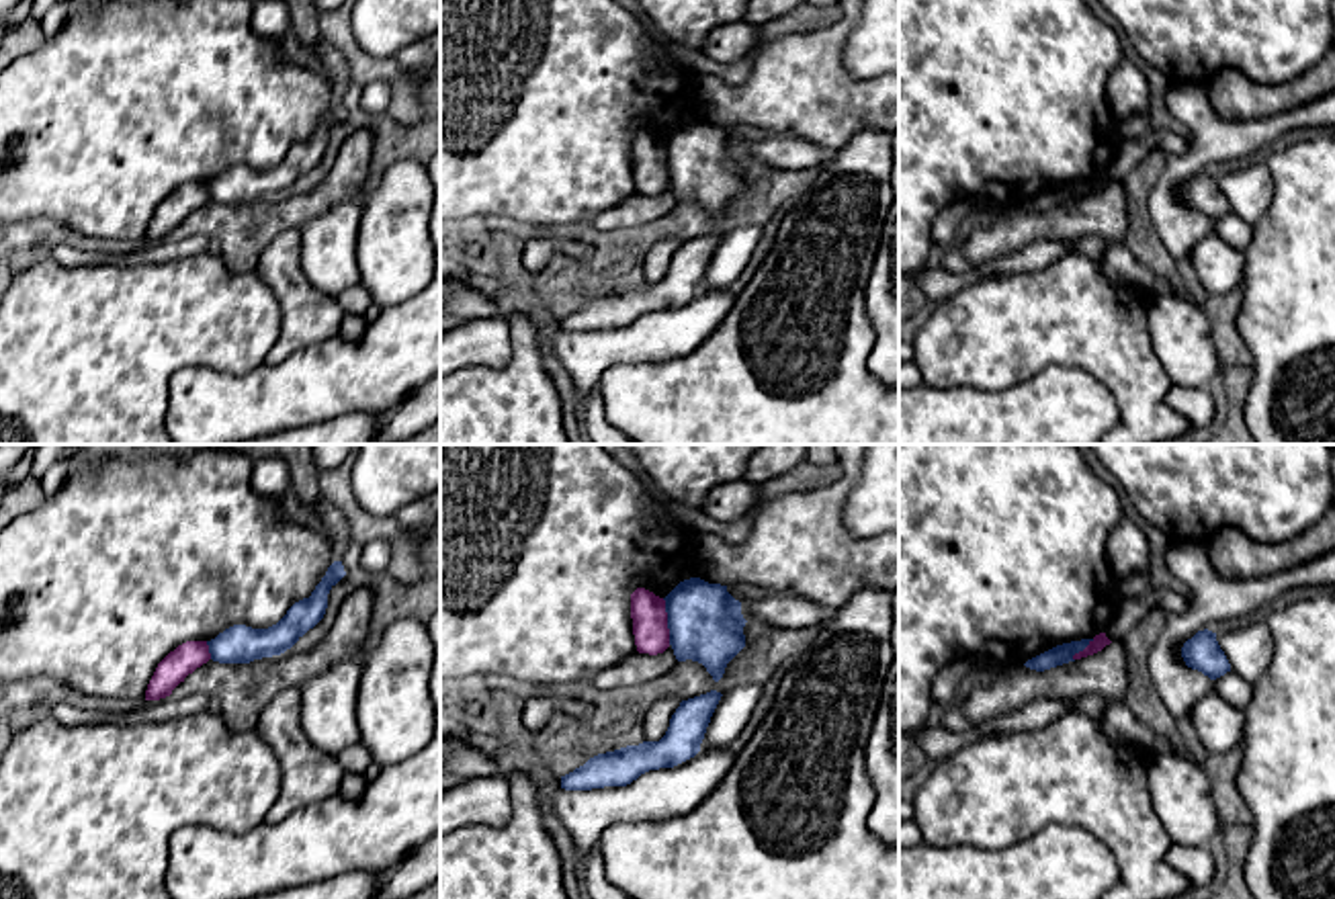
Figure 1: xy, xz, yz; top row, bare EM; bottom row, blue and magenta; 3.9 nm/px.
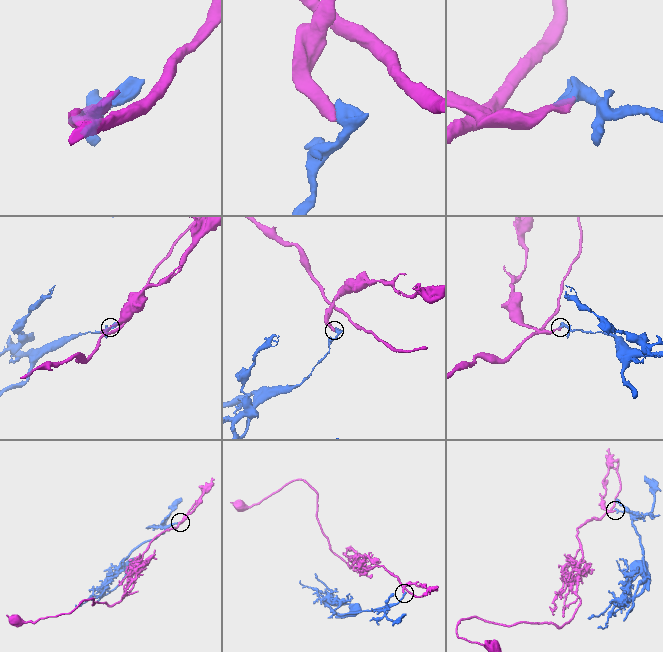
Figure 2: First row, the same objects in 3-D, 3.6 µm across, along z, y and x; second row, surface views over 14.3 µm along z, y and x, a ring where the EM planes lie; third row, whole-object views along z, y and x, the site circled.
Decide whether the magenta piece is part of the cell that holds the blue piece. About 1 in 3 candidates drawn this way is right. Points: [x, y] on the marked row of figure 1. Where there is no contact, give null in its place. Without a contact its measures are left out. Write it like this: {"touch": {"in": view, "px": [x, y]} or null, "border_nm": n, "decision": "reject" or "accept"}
{"touch": {"in": "xz", "px": [668, 621]}, "border_nm": 190, "decision": "reject"}

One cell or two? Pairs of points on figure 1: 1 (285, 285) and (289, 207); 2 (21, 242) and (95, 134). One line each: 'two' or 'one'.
1: two
2: two

